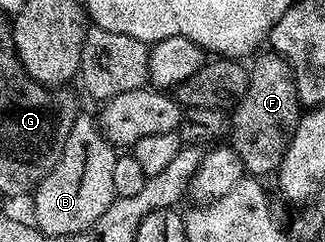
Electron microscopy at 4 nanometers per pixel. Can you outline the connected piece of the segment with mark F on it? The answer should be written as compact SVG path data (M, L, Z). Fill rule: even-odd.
M272 52L260 54L252 59L253 66L248 67L247 92L243 92L227 122L227 146L234 150L244 169L253 176L272 175L280 168L303 113L287 60Z

